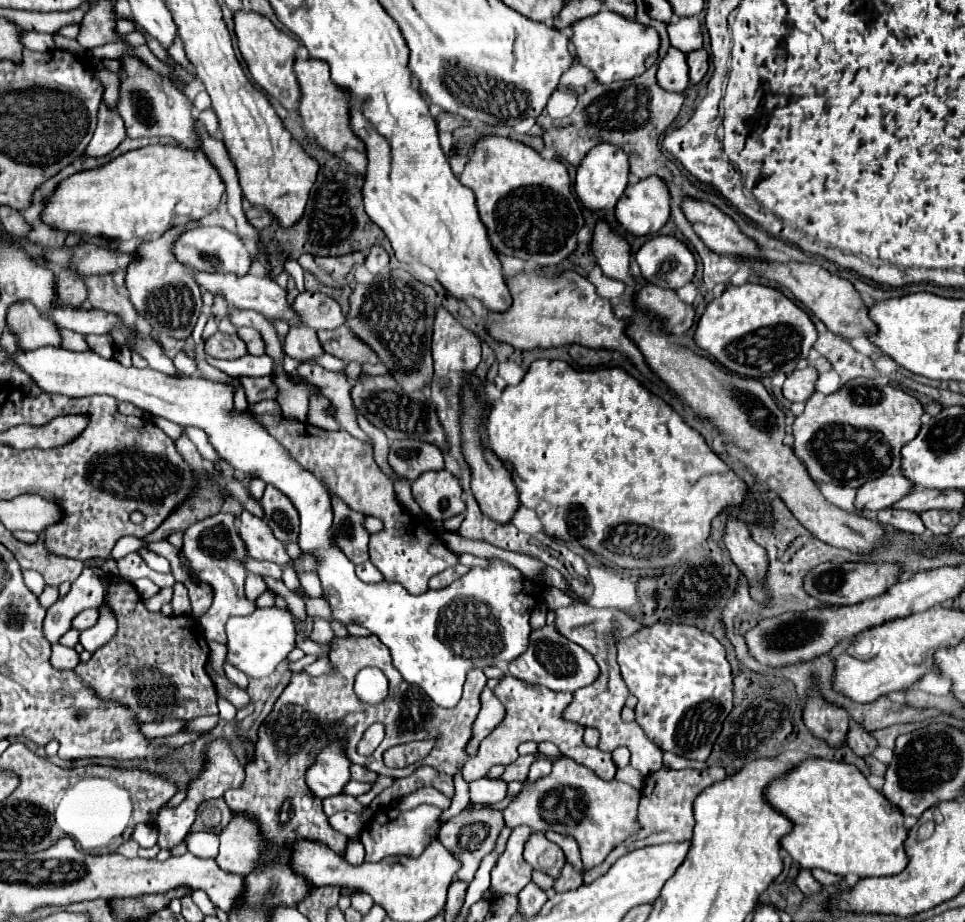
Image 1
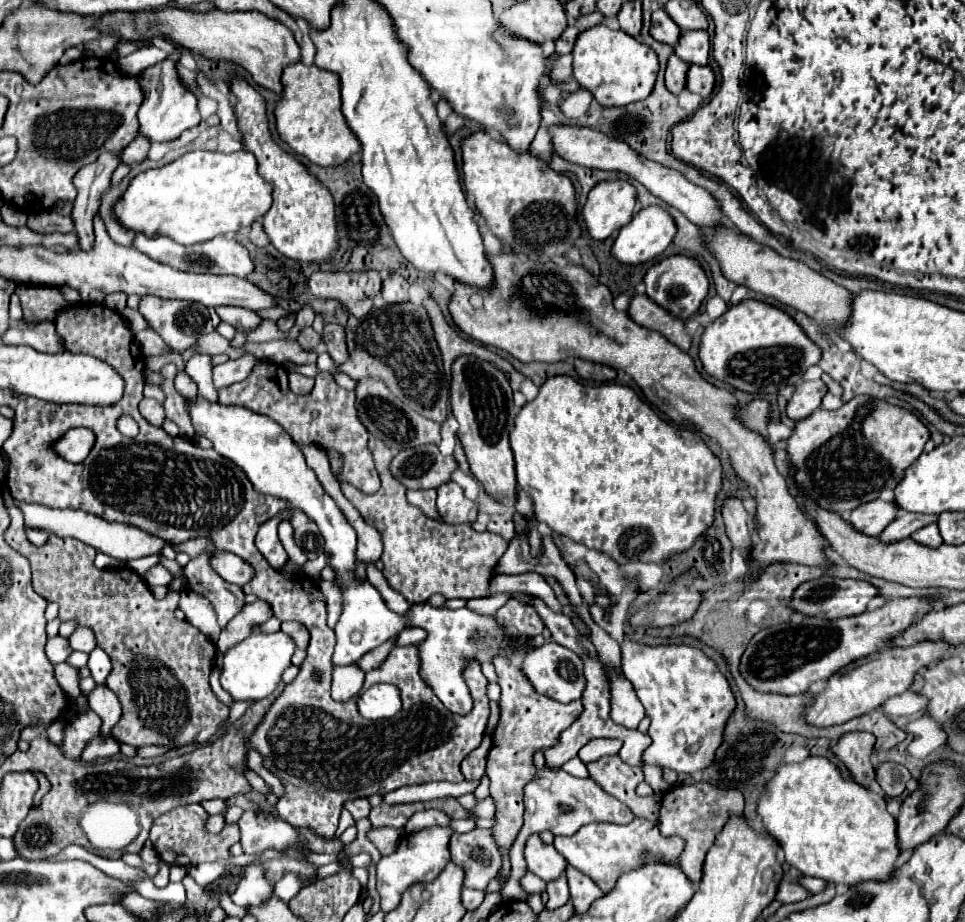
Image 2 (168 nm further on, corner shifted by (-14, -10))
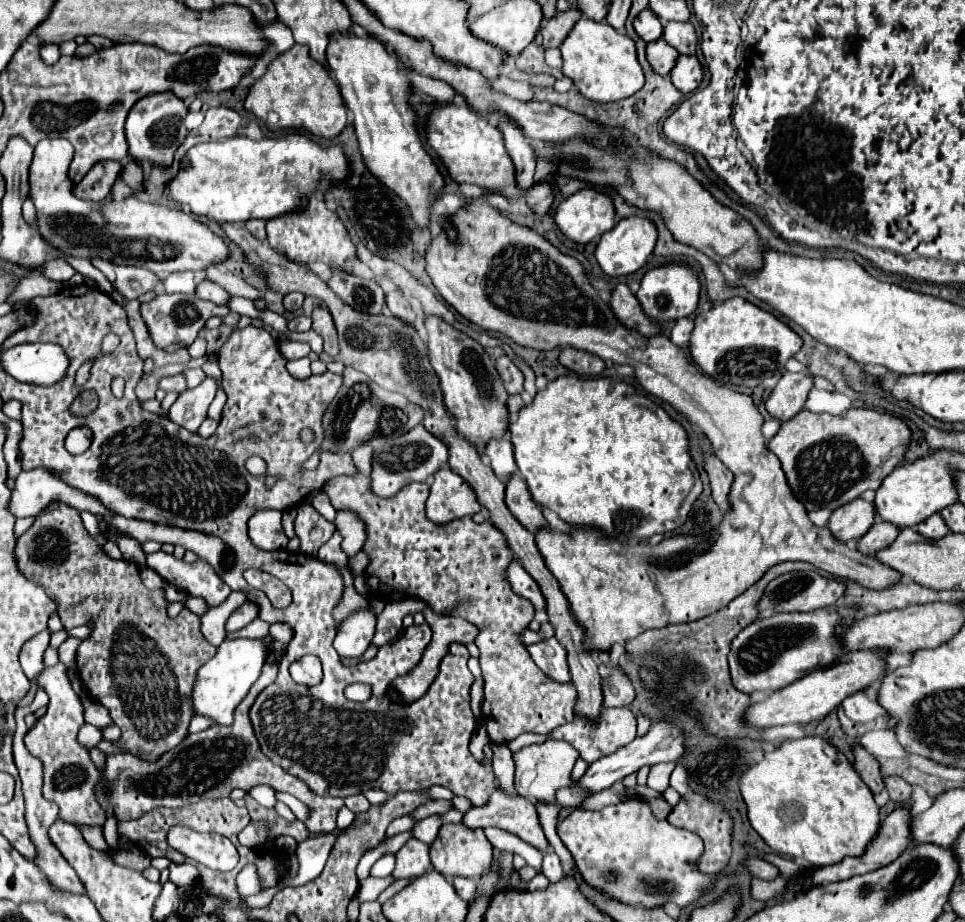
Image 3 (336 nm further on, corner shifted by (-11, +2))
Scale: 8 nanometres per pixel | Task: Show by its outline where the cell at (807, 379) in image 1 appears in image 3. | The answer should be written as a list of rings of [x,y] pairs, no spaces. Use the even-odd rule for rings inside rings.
[[[785,372],[775,386],[773,394],[765,402],[767,412],[779,420],[789,420],[803,410],[809,390],[813,388],[813,378],[807,374]]]

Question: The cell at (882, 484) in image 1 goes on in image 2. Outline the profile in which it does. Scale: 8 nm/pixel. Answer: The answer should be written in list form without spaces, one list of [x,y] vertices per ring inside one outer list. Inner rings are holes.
[[[874,500],[852,510],[846,516],[846,520],[854,526],[854,530],[866,536],[878,536],[894,520],[894,516],[896,516],[896,508],[892,508],[892,502]]]

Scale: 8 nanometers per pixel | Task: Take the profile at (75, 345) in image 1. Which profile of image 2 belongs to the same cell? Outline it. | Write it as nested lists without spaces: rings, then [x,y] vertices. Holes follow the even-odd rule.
[[[22,318],[16,326],[10,326],[6,330],[6,334],[2,336],[2,342],[4,344],[24,344],[40,352],[58,352],[58,350],[62,352],[64,348],[60,348],[60,338],[56,338],[54,332],[56,330],[50,320],[28,322]]]

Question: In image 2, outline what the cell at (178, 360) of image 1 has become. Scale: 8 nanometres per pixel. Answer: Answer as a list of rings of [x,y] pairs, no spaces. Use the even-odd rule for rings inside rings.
[[[178,372],[178,376],[174,378],[174,388],[184,400],[190,400],[192,396],[198,394],[196,392],[196,384],[192,382],[192,378],[186,372]]]

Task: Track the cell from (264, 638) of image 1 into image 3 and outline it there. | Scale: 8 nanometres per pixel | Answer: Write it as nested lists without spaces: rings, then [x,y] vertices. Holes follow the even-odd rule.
[[[233,638],[225,640],[217,654],[201,666],[193,690],[193,708],[195,714],[205,714],[217,724],[231,724],[233,722],[233,708],[245,698],[251,684],[261,676],[261,668],[267,662],[267,656],[271,652],[273,638]]]

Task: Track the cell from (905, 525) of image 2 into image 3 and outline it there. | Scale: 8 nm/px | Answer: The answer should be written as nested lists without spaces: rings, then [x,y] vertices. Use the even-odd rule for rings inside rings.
[[[877,520],[871,530],[861,538],[857,540],[857,550],[867,554],[867,556],[873,556],[873,552],[881,550],[881,548],[887,548],[899,534],[899,528],[893,528],[891,524],[885,524],[883,520]]]

